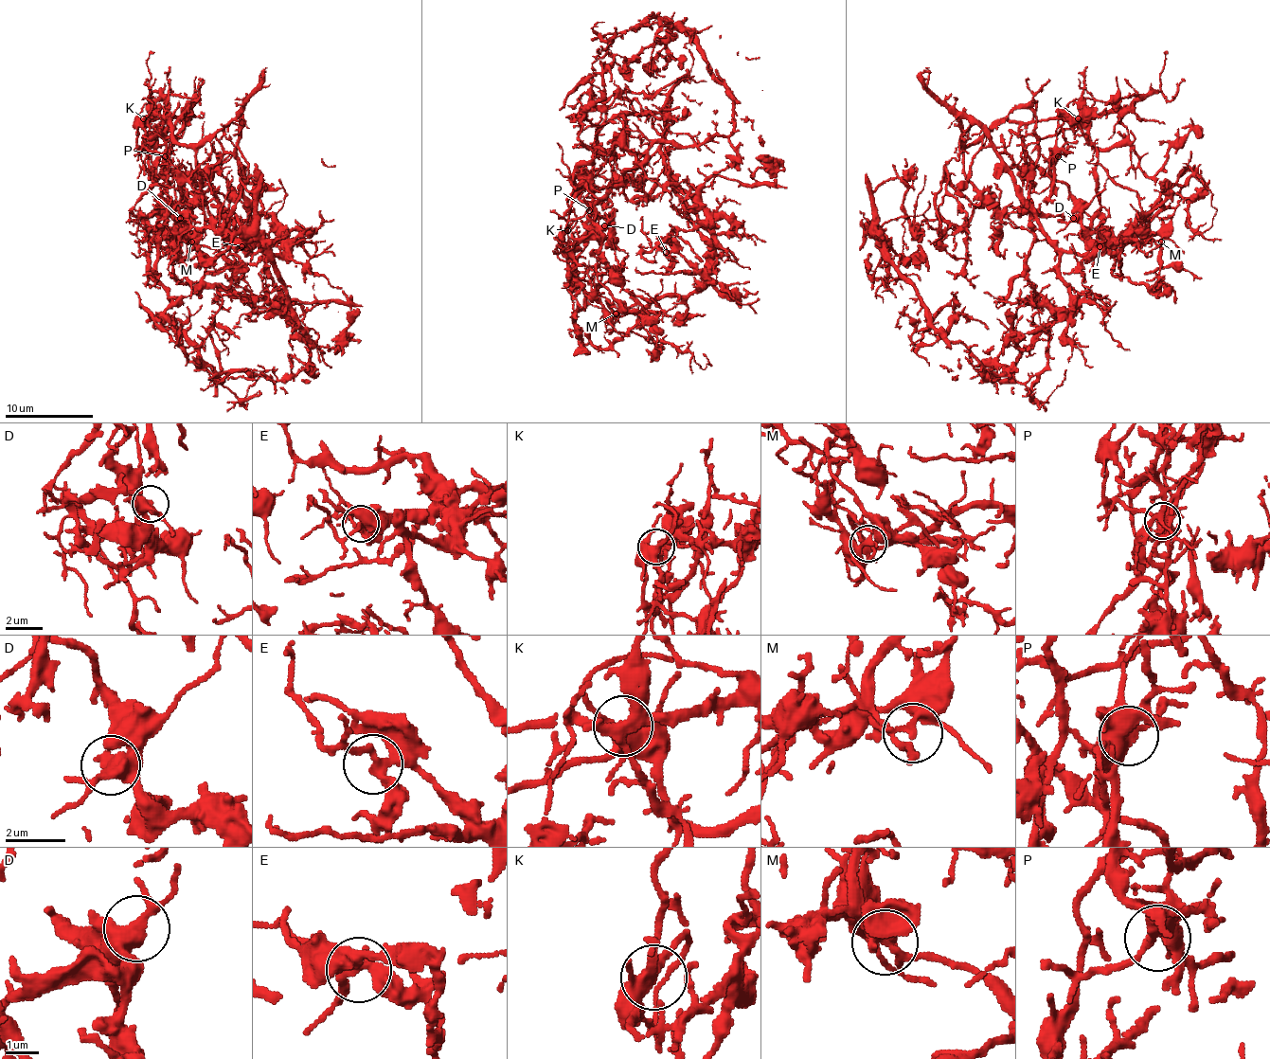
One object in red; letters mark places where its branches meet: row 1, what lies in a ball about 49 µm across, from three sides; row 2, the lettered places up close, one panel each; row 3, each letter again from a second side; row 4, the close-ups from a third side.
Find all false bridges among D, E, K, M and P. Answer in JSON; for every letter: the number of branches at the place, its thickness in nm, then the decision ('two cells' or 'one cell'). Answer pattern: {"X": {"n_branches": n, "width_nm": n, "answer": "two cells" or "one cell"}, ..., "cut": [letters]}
{"D": {"n_branches": 4, "width_nm": 420, "answer": "one cell"}, "E": {"n_branches": 3, "width_nm": 280, "answer": "one cell"}, "K": {"n_branches": 3, "width_nm": 360, "answer": "one cell"}, "M": {"n_branches": 3, "width_nm": 180, "answer": "one cell"}, "P": {"n_branches": 4, "width_nm": 480, "answer": "one cell"}, "cut": []}

